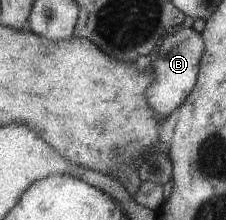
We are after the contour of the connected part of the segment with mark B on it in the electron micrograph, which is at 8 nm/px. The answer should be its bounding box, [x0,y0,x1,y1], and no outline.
[147,27,205,120]

